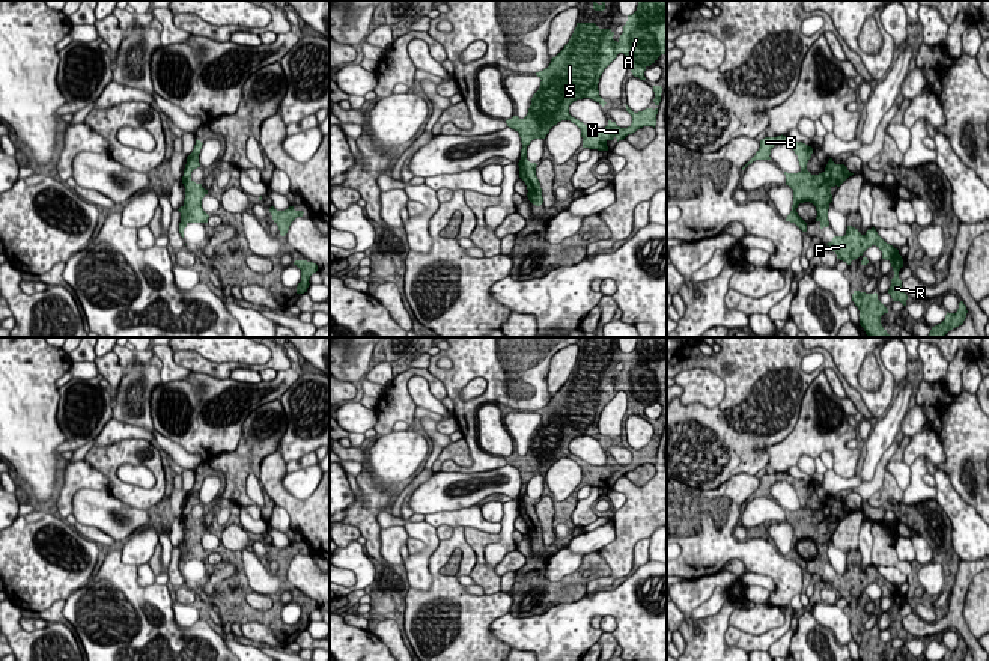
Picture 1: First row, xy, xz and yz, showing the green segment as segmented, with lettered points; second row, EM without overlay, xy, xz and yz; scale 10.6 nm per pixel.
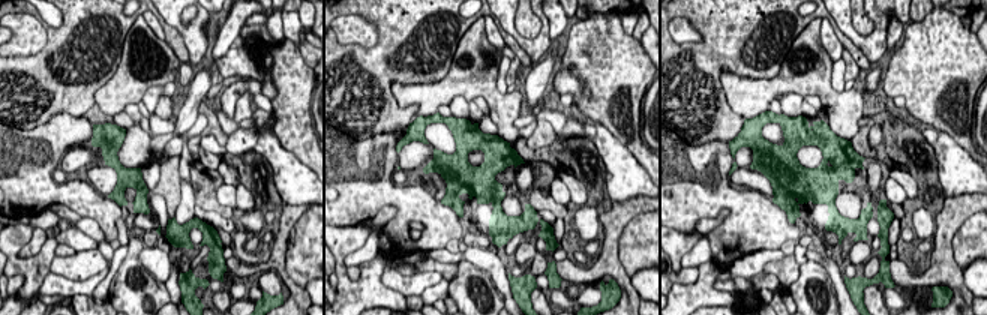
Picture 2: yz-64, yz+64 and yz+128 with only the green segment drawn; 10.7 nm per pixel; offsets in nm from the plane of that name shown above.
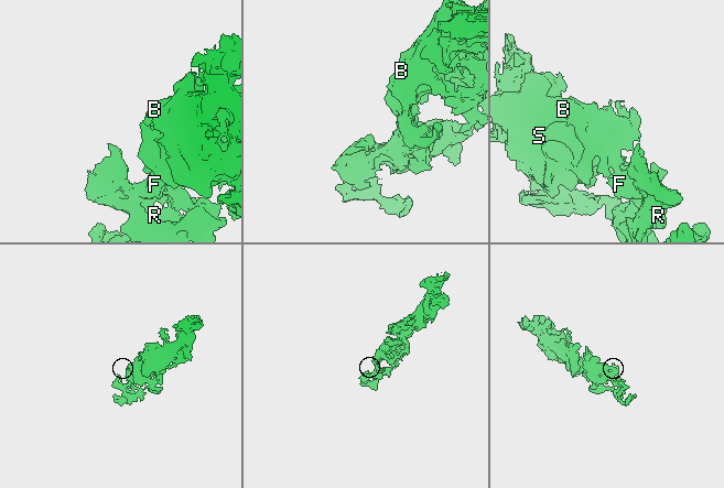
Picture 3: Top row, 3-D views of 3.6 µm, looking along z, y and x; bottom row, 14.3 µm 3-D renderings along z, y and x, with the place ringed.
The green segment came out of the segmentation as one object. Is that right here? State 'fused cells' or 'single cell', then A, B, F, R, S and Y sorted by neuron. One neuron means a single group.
single cell; groups A B F R S Y

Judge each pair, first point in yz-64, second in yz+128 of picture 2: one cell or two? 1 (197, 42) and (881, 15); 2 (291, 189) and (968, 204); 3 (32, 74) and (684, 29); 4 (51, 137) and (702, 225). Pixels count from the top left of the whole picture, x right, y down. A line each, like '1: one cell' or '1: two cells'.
1: one cell
2: two cells
3: two cells
4: two cells

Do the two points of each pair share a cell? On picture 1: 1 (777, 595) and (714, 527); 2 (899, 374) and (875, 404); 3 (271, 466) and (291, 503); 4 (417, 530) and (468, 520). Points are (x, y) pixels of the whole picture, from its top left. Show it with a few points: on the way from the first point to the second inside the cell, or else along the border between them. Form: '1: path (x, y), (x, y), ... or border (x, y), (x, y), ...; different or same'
1: path (775, 574), (753, 551), (735, 548); same
2: border (879, 353), (879, 359), (894, 383); different
3: path (271, 475), (273, 487), (282, 496); same
4: border (423, 521), (435, 529); different

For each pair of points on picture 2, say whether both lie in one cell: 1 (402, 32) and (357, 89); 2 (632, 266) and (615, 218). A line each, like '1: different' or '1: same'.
1: same
2: different

